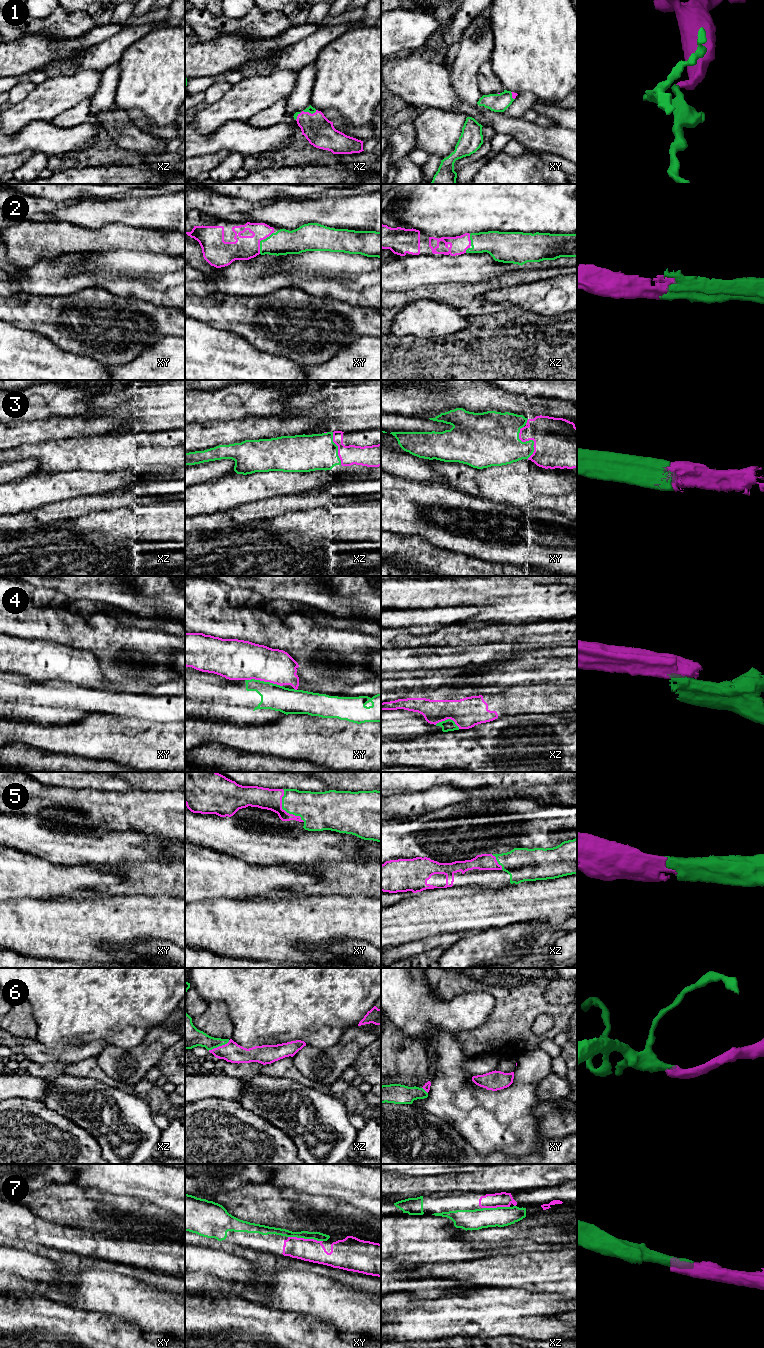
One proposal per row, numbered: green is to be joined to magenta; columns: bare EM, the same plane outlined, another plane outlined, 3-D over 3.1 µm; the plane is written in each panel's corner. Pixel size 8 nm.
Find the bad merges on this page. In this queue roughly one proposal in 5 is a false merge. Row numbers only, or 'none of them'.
4

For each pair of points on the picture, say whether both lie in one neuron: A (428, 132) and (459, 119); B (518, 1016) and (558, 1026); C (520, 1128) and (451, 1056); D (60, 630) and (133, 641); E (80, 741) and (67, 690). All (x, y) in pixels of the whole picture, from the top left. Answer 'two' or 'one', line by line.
A: one
B: one
C: one
D: one
E: two

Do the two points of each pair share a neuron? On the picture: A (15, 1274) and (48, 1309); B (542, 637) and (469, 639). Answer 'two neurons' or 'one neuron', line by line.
A: two neurons
B: one neuron

